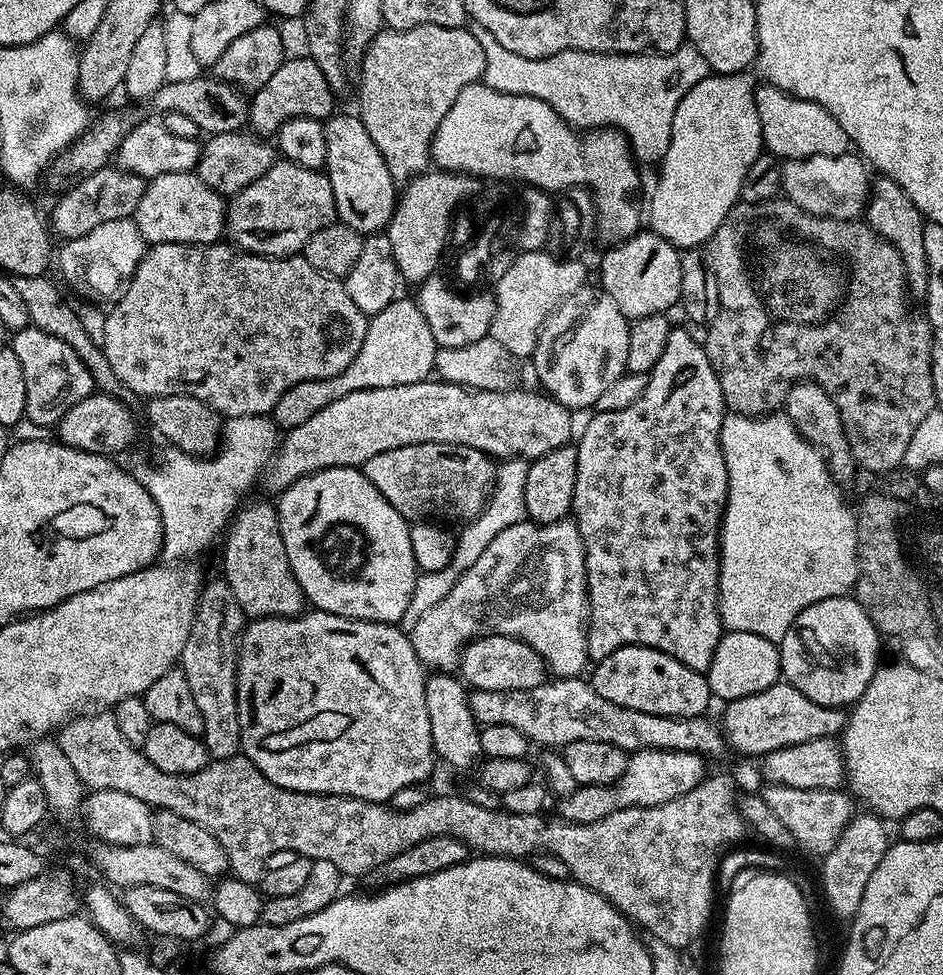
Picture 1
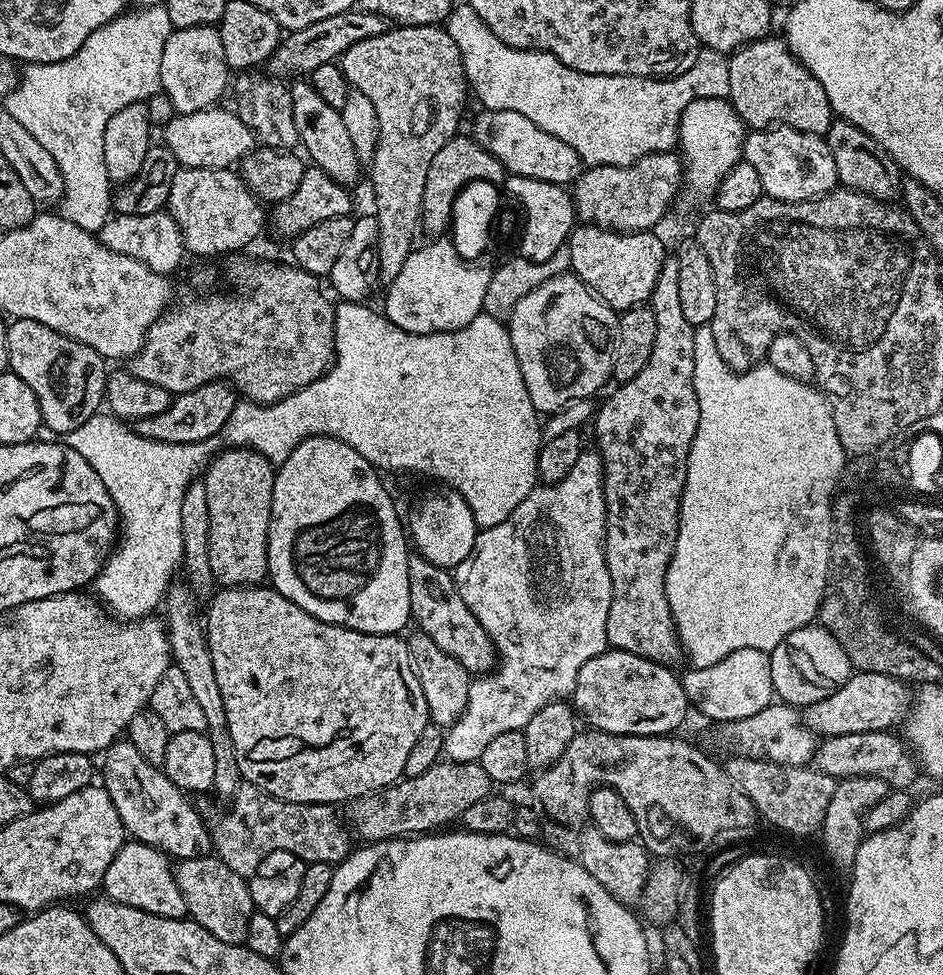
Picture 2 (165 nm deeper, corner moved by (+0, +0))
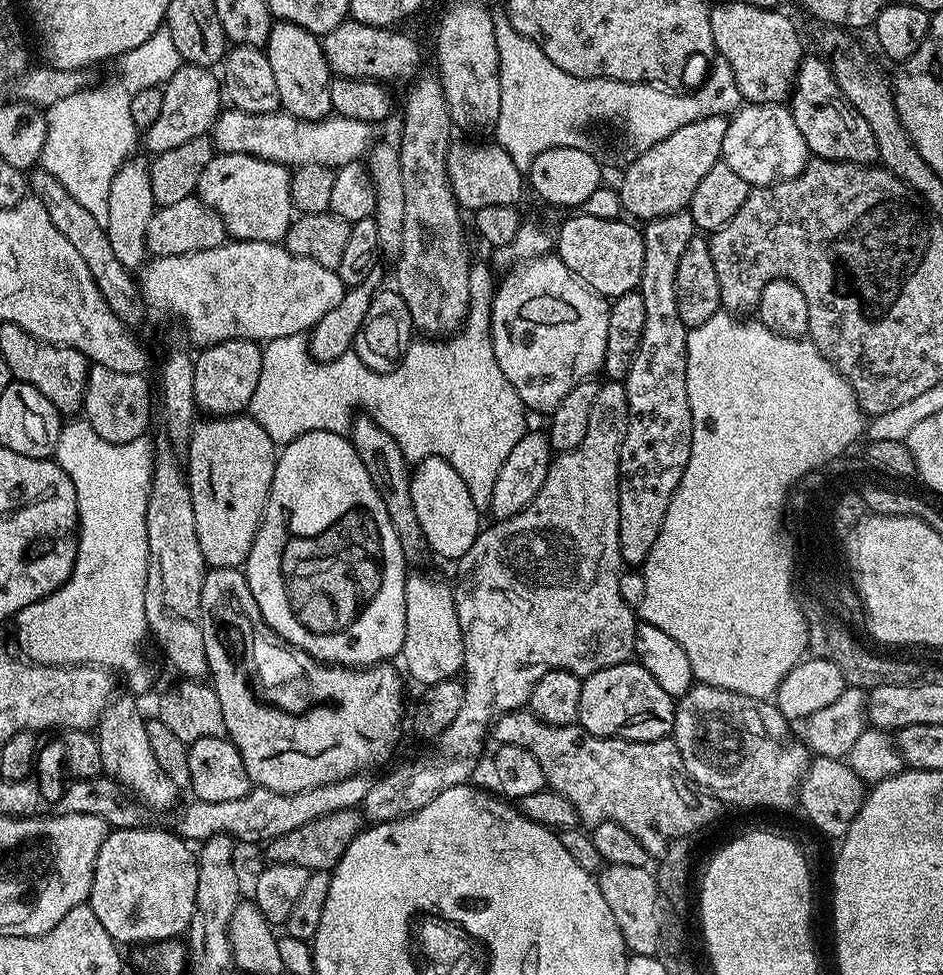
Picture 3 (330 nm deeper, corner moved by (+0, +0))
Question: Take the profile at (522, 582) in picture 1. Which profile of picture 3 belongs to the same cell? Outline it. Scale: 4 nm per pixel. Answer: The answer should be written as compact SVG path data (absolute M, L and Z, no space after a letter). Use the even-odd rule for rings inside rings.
M604 382L600 384L598 394L594 398L594 406L590 410L590 426L586 430L586 438L573 452L559 453L553 459L546 474L546 482L542 482L542 490L532 499L526 507L514 518L493 523L493 528L485 527L478 534L474 546L464 556L461 556L456 568L456 580L454 579L454 602L456 603L456 613L458 622L462 626L464 635L464 666L462 669L464 697L462 707L458 710L458 715L454 717L454 722L450 722L448 729L440 735L438 743L435 745L436 757L433 760L416 760L413 764L404 764L401 768L396 768L392 776L384 776L380 781L369 783L368 793L362 805L362 811L369 821L391 822L401 816L407 816L417 812L422 806L434 802L442 790L450 790L459 784L469 783L473 778L472 771L480 764L480 755L484 752L484 739L487 741L490 736L490 729L495 724L499 716L504 716L508 712L519 712L527 705L530 694L534 686L550 670L566 670L573 672L575 676L585 677L594 674L598 670L606 670L606 666L618 666L629 663L633 659L634 650L634 630L638 623L637 613L630 605L624 601L624 596L620 593L620 543L618 542L618 530L620 529L620 443L624 437L624 428L628 424L628 403L626 402L626 390L623 383Z

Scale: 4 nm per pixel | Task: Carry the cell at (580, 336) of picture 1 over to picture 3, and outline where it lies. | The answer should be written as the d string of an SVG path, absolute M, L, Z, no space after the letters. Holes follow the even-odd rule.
M555 254L538 256L529 260L518 271L512 270L504 277L504 281L499 281L496 293L492 295L492 349L494 350L494 358L498 358L498 366L502 366L502 374L506 374L506 382L510 382L510 386L514 386L514 390L518 390L518 398L522 398L525 409L536 412L544 412L551 414L558 405L564 401L566 394L570 394L570 390L574 390L580 384L589 383L593 379L595 372L599 373L604 366L604 355L606 354L606 326L608 325L608 305L609 301L593 292L583 282L572 273Z

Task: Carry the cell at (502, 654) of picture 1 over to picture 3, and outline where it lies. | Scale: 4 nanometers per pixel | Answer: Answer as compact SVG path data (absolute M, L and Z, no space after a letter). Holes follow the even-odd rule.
M367 414L357 415L353 419L350 439L386 506L386 514L390 514L390 522L394 526L394 534L398 534L398 546L402 546L405 561L409 565L422 563L427 556L433 555L433 550L426 542L426 534L422 534L418 514L414 514L414 502L410 499L412 473L409 460L402 454L395 438L386 430L382 430L382 426L378 426L378 422L374 422Z

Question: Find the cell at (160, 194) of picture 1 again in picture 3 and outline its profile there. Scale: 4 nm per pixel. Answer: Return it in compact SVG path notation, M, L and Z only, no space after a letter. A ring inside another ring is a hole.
M221 152L206 162L195 195L211 212L220 215L224 231L232 240L278 244L283 241L294 219L291 185L292 172L283 164L254 158L250 154Z

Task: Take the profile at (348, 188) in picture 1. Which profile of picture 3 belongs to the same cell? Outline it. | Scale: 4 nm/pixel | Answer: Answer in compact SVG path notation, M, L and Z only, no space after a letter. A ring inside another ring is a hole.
M276 22L268 35L266 51L270 66L274 70L278 98L283 111L303 120L324 120L333 115L330 86L334 73L328 69L321 37L302 30L302 26Z

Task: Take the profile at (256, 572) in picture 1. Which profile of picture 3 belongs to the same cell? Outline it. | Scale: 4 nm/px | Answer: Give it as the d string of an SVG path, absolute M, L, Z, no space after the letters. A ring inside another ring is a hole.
M251 415L218 416L204 418L192 432L186 475L190 498L194 502L194 526L198 526L198 546L202 546L202 558L208 568L240 568L254 546L256 532L260 529L260 519L264 517L264 507L270 494L270 486L276 469L278 445L258 426Z

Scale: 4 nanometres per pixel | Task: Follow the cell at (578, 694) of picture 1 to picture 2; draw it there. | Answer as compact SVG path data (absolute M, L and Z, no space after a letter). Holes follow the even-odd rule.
M783 702L763 705L749 718L725 721L719 728L718 738L722 747L735 755L770 760L775 764L809 765L815 757L818 738L805 726L801 711Z

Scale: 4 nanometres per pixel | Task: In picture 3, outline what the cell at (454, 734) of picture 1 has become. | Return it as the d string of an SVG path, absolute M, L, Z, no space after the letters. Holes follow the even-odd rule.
M409 575L404 582L406 594L406 638L402 668L420 686L437 684L461 675L464 666L464 635L458 622L454 588L436 576Z

